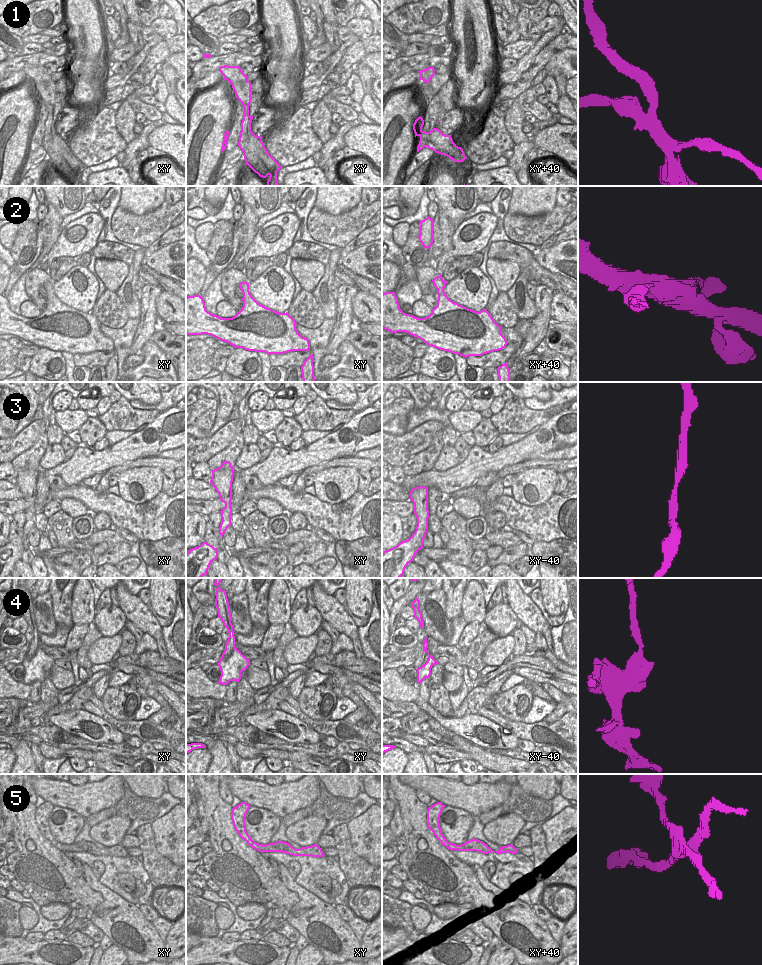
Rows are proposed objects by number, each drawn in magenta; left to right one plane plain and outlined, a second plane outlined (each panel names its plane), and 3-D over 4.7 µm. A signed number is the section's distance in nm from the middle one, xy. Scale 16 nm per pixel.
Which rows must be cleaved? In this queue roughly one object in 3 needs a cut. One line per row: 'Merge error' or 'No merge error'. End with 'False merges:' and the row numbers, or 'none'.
1: Merge error
2: No merge error
3: No merge error
4: Merge error
5: Merge error
False merges: 1, 4, 5.

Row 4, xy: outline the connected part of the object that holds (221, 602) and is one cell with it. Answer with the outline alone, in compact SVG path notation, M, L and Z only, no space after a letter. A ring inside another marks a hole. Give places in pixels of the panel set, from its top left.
M220 587L216 588L215 606L218 611L218 617L221 619L229 633L229 637L226 642L227 644L225 645L226 651L224 653L224 658L228 658L230 655L232 655L234 659L242 661L244 655L235 647L235 633L231 623L231 613L227 594L226 591L222 590Z

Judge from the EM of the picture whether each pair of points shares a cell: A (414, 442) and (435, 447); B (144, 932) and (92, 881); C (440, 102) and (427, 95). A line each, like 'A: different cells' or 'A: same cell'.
A: different cells
B: same cell
C: different cells

